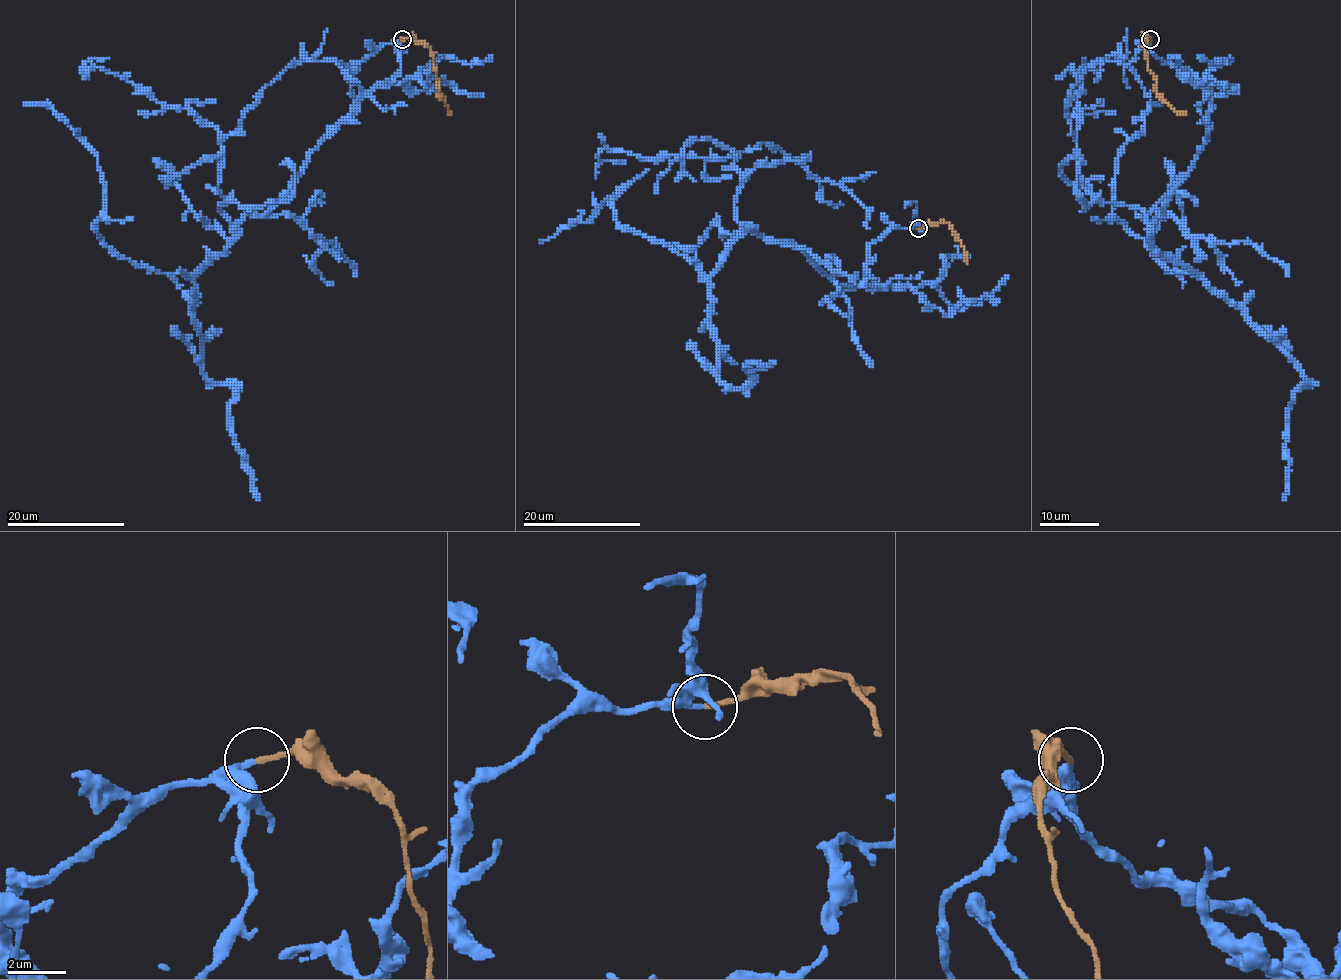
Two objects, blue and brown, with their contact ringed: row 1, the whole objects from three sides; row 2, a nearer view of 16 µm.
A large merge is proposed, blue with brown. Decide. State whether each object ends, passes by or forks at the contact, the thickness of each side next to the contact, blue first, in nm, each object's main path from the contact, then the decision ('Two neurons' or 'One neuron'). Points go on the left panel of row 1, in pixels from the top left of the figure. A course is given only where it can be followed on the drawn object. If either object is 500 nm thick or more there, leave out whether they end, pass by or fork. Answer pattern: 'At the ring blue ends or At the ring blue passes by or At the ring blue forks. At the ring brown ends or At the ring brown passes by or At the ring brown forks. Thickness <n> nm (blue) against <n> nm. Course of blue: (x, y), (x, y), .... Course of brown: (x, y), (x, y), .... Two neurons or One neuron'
At the ring blue ends. At the ring brown ends. Thickness 280 nm (blue) against 170 nm. Course of blue: (401, 38), (354, 63), (357, 105), (195, 274), (116, 255), (97, 231), (95, 153), (50, 106), (23, 103). Course of brown: (401, 38), (418, 40), (429, 49), (438, 91), (449, 113), (451, 112). One neuron

